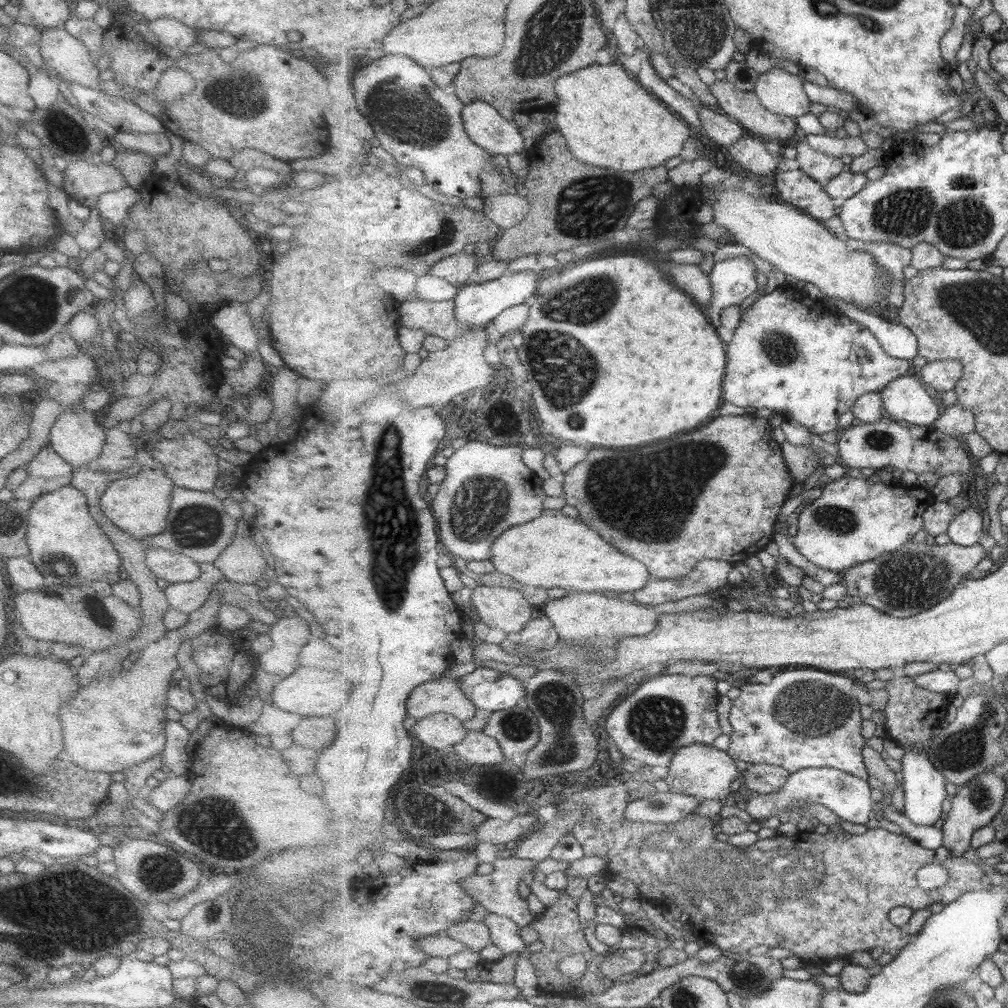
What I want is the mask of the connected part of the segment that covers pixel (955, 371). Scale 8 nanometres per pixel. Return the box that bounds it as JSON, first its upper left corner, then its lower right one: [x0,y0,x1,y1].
[917,360,963,394]

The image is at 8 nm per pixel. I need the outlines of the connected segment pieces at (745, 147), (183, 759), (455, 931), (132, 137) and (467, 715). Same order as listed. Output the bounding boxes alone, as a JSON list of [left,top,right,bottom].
[[729,136,782,179],[162,719,193,776],[446,917,493,952],[110,132,170,156],[407,677,480,721]]

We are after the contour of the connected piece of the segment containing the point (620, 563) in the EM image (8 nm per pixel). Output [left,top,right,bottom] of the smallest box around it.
[491,509,653,593]

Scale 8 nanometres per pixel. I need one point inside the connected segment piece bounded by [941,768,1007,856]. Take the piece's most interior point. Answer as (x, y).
(974, 805)

